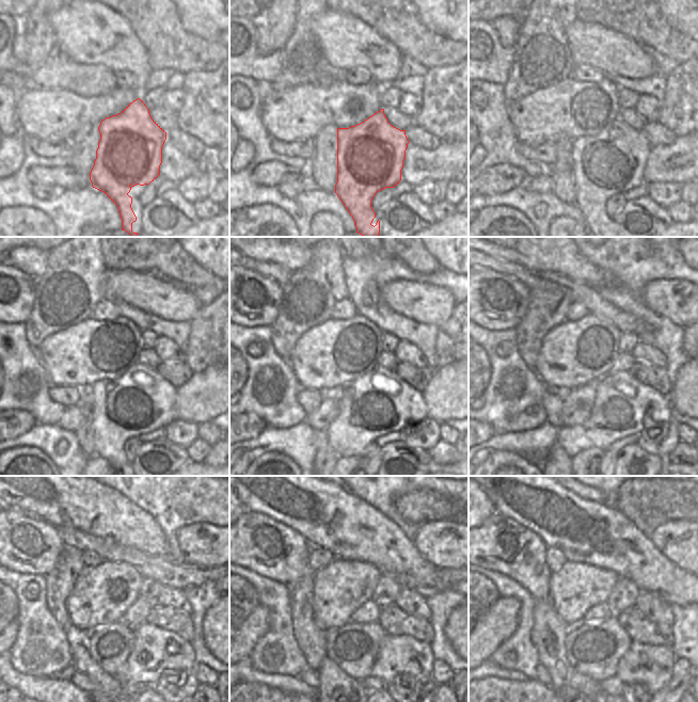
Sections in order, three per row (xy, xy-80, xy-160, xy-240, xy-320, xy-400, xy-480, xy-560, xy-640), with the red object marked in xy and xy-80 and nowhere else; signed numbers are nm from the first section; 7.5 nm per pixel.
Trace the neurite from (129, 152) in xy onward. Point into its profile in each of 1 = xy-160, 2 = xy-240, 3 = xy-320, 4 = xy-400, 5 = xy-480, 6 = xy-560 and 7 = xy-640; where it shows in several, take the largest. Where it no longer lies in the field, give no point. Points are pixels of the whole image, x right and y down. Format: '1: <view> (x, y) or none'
1: xy-160 (612, 162)
2: xy-240 (141, 401)
3: xy-320 (379, 403)
4: xy-400 (623, 405)
5: xy-480 (155, 650)
6: xy-560 (398, 655)
7: xy-640 (651, 667)

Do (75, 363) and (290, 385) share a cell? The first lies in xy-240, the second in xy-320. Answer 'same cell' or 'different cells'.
different cells

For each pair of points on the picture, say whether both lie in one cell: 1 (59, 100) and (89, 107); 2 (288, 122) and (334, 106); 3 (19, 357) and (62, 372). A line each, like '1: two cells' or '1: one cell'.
1: one cell
2: one cell
3: two cells

